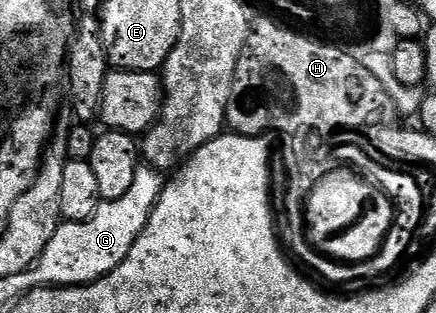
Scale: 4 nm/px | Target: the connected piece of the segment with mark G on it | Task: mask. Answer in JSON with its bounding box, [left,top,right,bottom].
[21,165,164,288]

